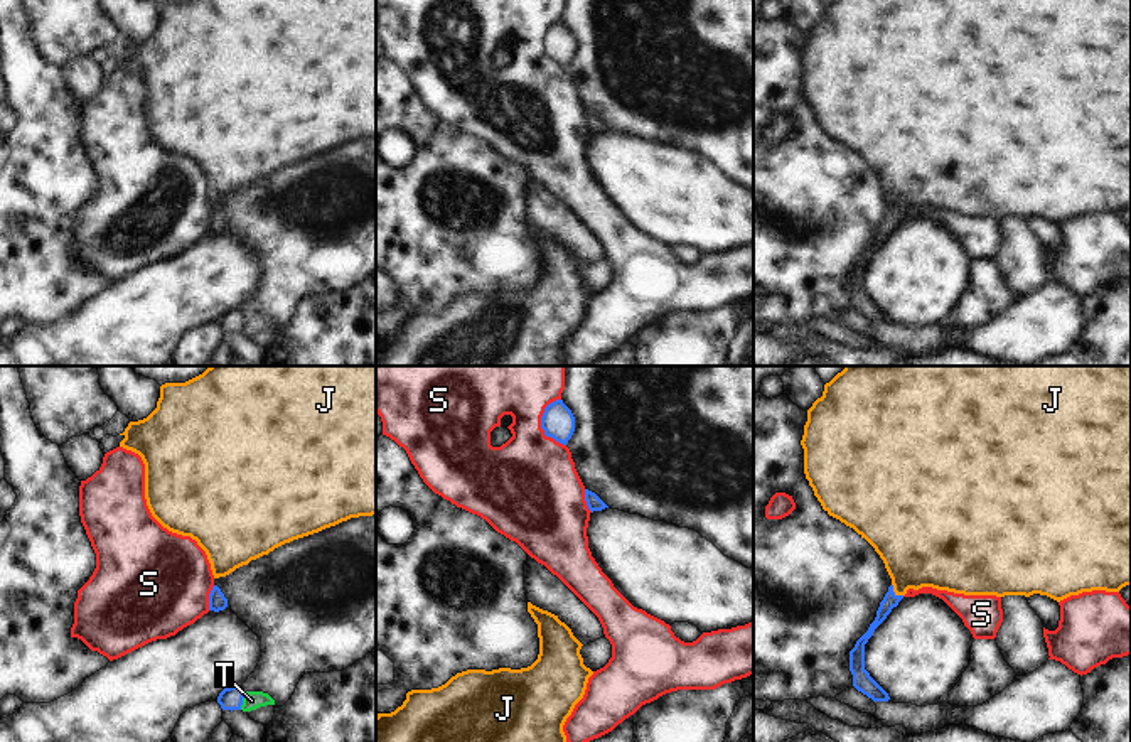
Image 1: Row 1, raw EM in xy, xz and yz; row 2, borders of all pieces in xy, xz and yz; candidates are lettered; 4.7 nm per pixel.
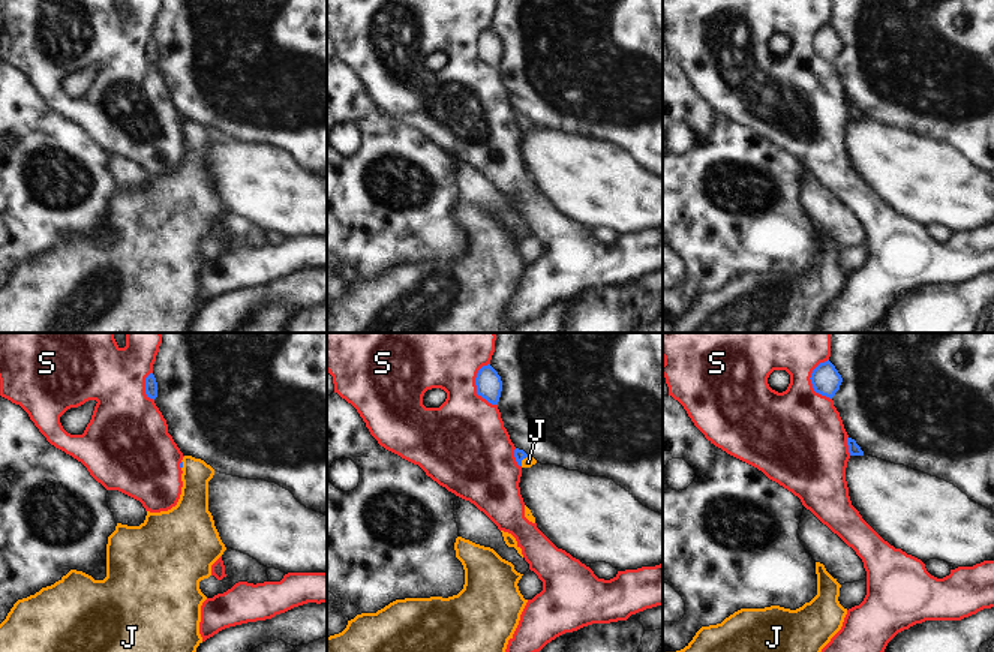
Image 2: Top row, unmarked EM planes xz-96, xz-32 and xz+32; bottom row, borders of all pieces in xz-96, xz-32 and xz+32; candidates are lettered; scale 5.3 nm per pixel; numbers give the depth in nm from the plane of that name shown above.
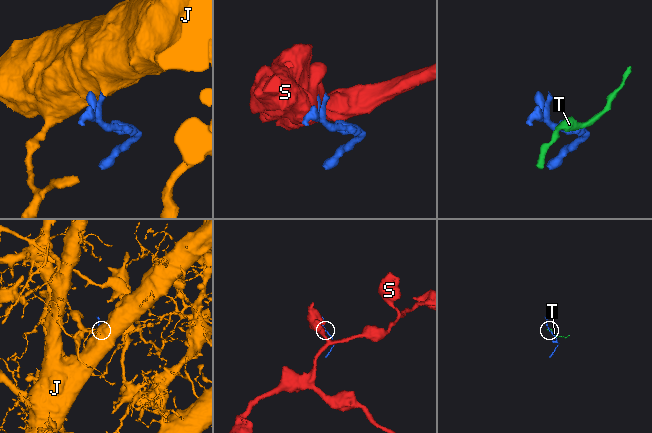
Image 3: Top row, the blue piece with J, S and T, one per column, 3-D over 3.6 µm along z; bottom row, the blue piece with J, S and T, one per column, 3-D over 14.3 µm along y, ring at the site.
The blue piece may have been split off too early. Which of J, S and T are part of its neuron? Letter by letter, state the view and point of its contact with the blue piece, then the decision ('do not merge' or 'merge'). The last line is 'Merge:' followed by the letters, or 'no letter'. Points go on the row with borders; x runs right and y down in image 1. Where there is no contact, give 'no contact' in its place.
J: contact yz (894, 592); merge
S: contact xz (541, 425); do not merge
T: contact xy (241, 702); do not merge
Merge: J

